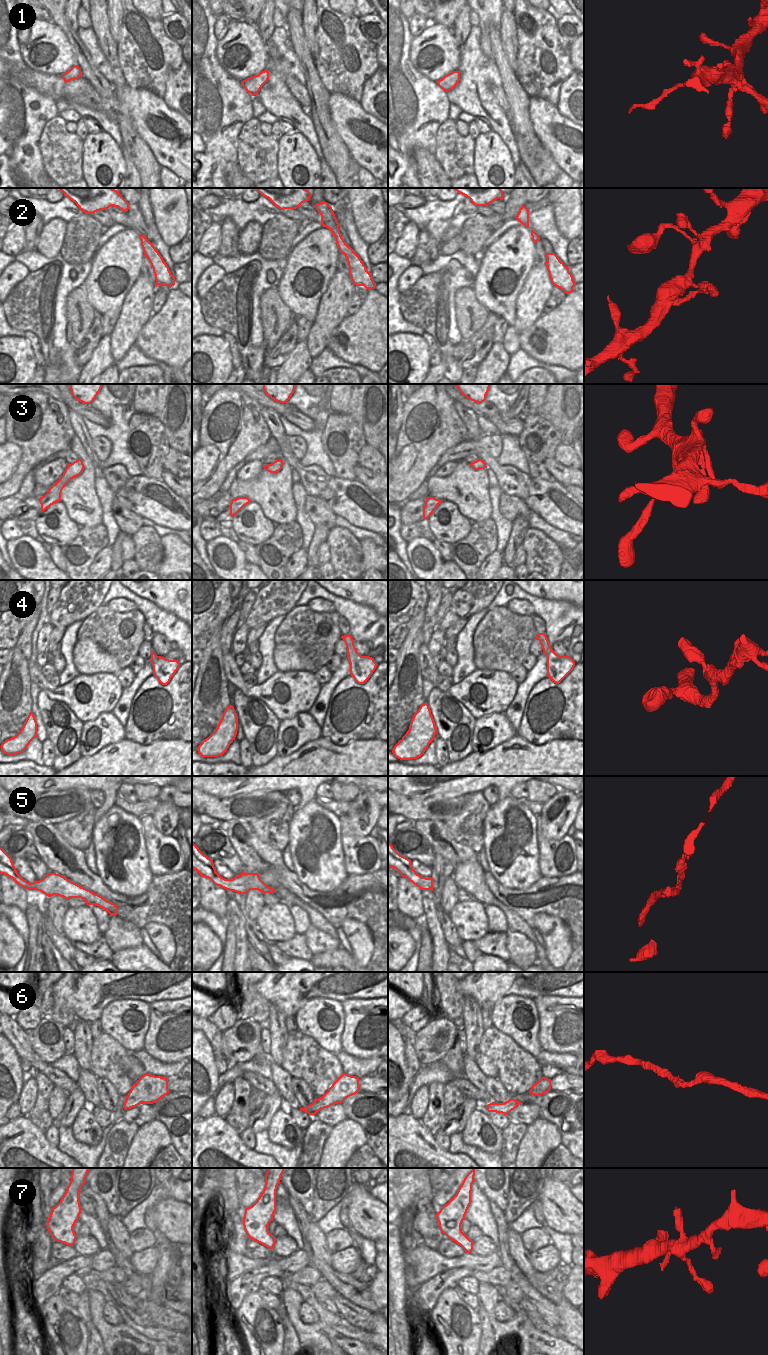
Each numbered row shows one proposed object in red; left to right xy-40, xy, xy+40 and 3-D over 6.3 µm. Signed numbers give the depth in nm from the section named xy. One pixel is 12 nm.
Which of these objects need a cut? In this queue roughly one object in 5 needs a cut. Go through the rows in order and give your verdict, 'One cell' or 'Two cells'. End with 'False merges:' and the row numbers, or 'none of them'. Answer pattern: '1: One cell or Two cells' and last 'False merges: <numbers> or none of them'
1: One cell
2: One cell
3: One cell
4: One cell
5: One cell
6: One cell
7: One cell
False merges: none of them

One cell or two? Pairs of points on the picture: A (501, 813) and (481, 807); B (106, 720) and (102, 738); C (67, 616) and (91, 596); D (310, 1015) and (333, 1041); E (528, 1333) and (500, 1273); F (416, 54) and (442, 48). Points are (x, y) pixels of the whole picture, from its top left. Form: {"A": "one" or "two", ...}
{"A": "two", "B": "one", "C": "one", "D": "one", "E": "two", "F": "one"}

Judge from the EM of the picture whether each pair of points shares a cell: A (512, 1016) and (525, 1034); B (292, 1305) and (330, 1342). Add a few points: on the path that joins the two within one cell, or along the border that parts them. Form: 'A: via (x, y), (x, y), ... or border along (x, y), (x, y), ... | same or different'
A: via (515, 1021), (515, 1026), (520, 1030) | same
B: via (294, 1318), (312, 1338), (317, 1340) | same

